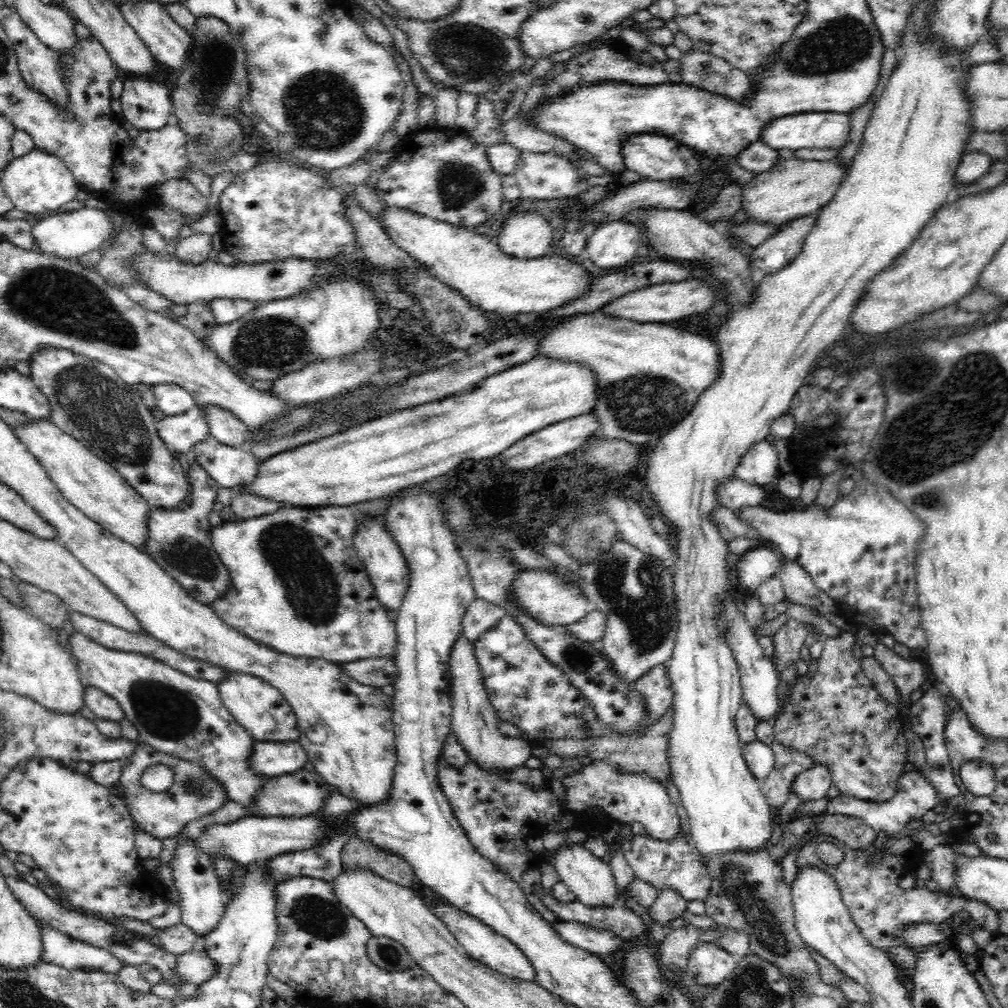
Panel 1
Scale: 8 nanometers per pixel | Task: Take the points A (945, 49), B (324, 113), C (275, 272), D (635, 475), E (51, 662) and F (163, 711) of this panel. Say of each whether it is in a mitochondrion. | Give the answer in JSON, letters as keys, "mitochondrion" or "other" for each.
{"A":"other","B":"mitochondrion","C":"other","D":"other","E":"other","F":"mitochondrion"}

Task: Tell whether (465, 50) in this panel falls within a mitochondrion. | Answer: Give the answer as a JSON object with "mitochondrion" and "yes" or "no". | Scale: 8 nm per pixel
{"mitochondrion":"yes"}

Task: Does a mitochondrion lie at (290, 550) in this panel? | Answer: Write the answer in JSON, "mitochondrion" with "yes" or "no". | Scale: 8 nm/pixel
{"mitochondrion":"yes"}

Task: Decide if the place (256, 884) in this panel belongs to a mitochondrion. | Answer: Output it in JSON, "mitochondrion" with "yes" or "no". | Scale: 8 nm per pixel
{"mitochondrion":"no"}

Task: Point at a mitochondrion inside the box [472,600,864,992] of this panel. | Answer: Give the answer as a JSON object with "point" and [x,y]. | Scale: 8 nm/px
{"point":[738,886]}

